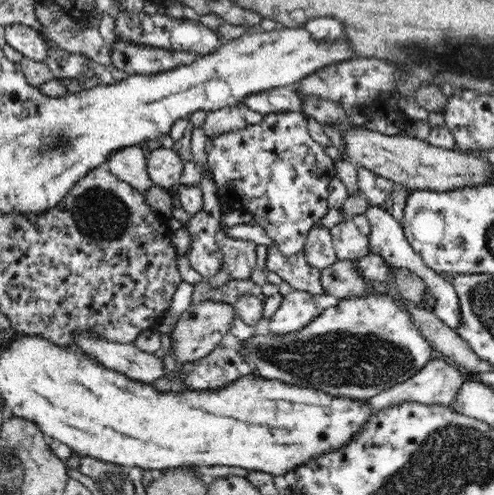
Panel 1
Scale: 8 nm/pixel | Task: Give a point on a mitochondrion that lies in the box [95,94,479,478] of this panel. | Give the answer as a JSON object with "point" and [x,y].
{"point":[341,359]}

